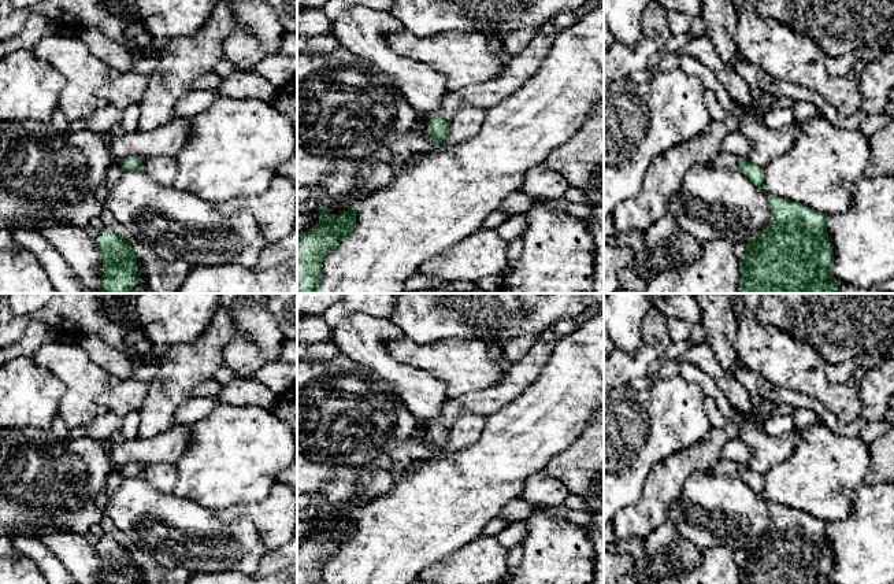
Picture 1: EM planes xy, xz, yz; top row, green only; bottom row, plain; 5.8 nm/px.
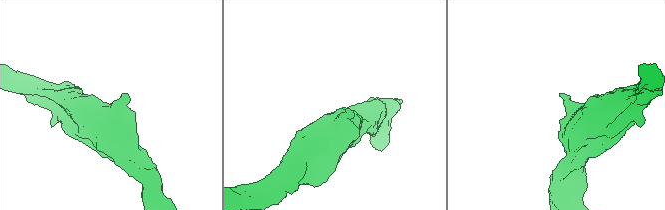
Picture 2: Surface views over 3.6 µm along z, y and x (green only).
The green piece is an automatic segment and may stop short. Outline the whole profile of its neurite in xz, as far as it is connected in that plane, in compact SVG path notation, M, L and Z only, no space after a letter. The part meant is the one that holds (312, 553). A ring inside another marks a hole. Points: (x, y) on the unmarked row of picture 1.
M318 513L320 528L305 540L297 542L297 584L322 584L322 570L326 562L345 544L357 521L357 513L333 522Z

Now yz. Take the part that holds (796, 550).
M772 502L768 511L772 525L745 550L739 584L832 584L827 521Z

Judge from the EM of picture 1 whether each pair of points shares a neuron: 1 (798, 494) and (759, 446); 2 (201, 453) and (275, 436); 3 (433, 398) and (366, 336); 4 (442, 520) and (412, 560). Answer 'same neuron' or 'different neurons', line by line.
1: different neurons
2: same neuron
3: same neuron
4: same neuron

